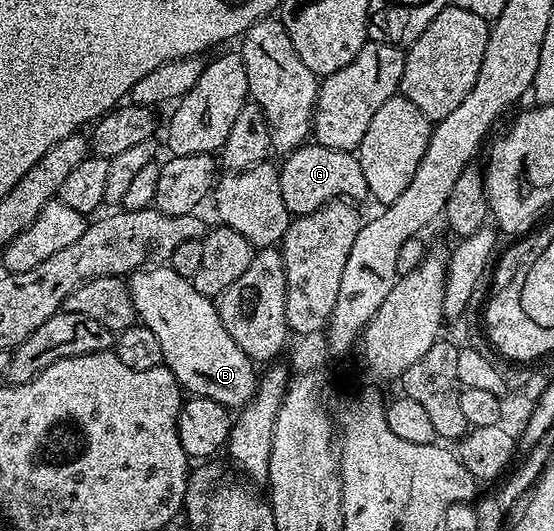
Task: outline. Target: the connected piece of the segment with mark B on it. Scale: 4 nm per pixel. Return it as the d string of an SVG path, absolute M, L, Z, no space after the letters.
M151 265L131 272L126 280L138 322L153 329L161 341L163 363L192 396L209 397L228 409L242 409L257 390L257 367L221 325L219 308L208 296L197 293L194 282L175 273L170 265Z

